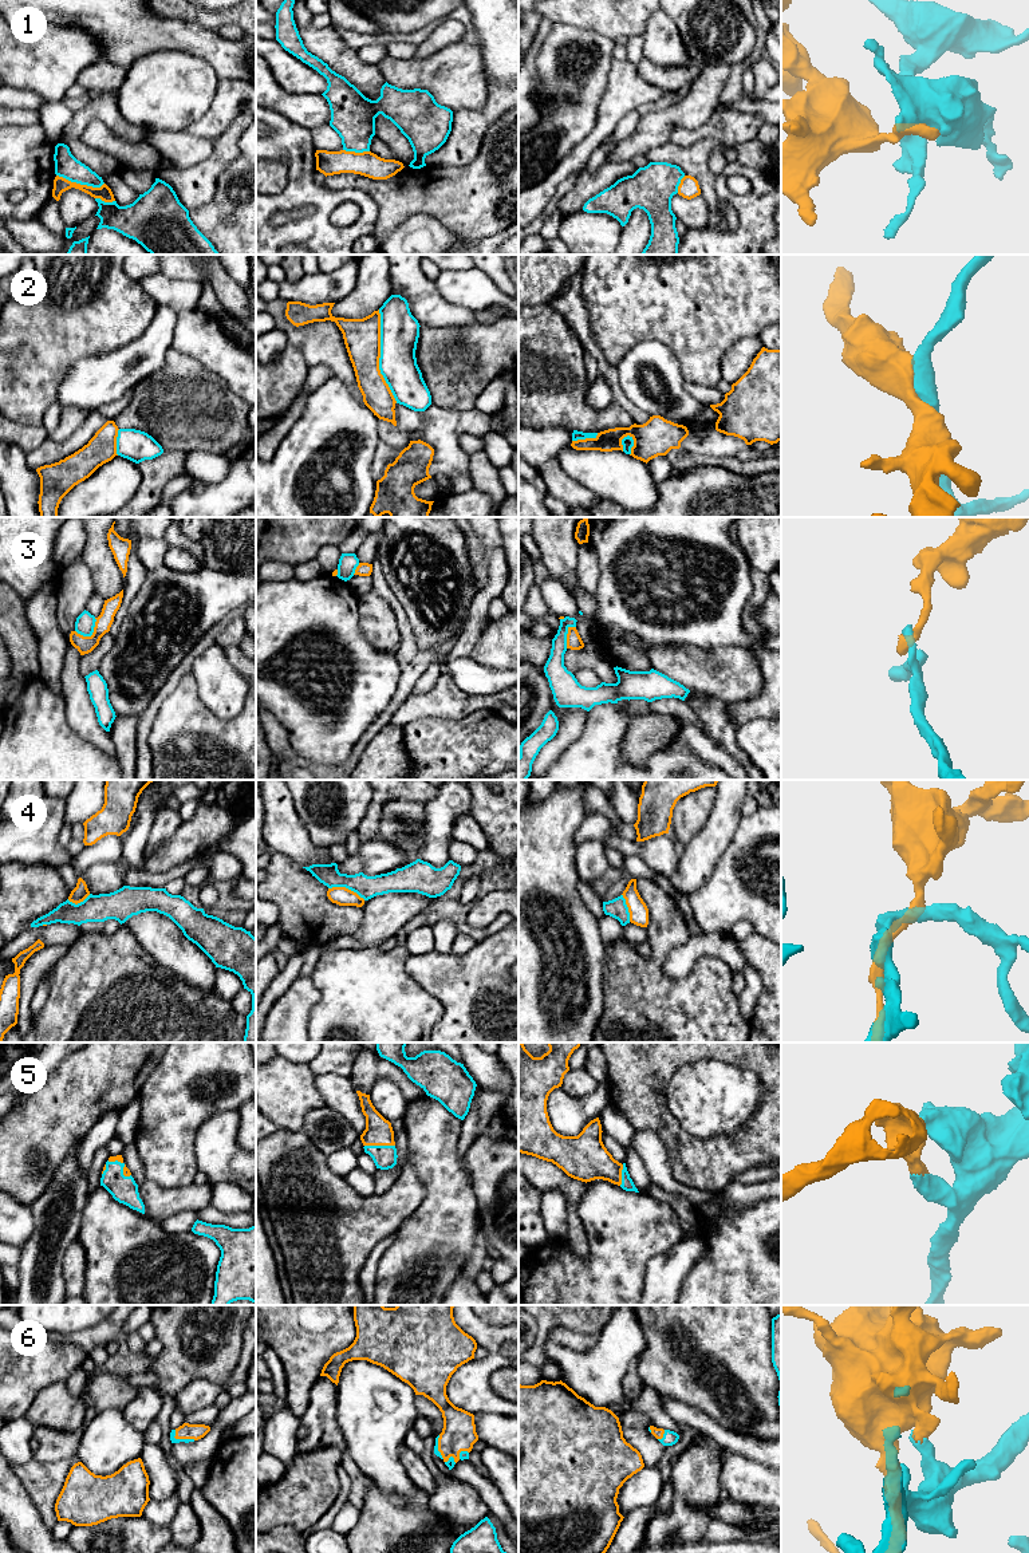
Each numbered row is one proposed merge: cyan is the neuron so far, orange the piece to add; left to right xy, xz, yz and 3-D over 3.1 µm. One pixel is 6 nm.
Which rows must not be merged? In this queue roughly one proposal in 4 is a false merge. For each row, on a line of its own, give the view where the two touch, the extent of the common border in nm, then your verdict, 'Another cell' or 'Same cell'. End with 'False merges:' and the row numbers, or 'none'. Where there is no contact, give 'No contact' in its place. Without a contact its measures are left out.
1: Touches cyan in xy. Shared border 300 nm. Another cell
2: Touches cyan in xz. Shared border 550 nm. Another cell
3: Touches cyan in xy. Shared border 150 nm. Another cell
4: Touches cyan in xz. Shared border 240 nm. Another cell
5: Touches cyan in xz. Shared border 180 nm. Same cell
6: Touches cyan in xy. Shared border 140 nm. Same cell
False merges: 1, 2, 3, 4

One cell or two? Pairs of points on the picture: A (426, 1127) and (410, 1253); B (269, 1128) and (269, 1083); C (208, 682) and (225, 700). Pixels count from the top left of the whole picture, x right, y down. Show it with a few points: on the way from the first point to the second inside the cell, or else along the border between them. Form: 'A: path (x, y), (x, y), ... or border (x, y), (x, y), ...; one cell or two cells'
A: path (434, 1158), (434, 1222); one cell
B: border (269, 1118), (279, 1127); two cells
C: path (212, 686), (221, 696); one cell

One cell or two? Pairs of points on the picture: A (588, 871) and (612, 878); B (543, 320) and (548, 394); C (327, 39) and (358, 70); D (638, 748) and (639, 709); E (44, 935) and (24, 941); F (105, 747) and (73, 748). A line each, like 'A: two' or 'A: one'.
A: two
B: one
C: one
D: one
E: one
F: two

